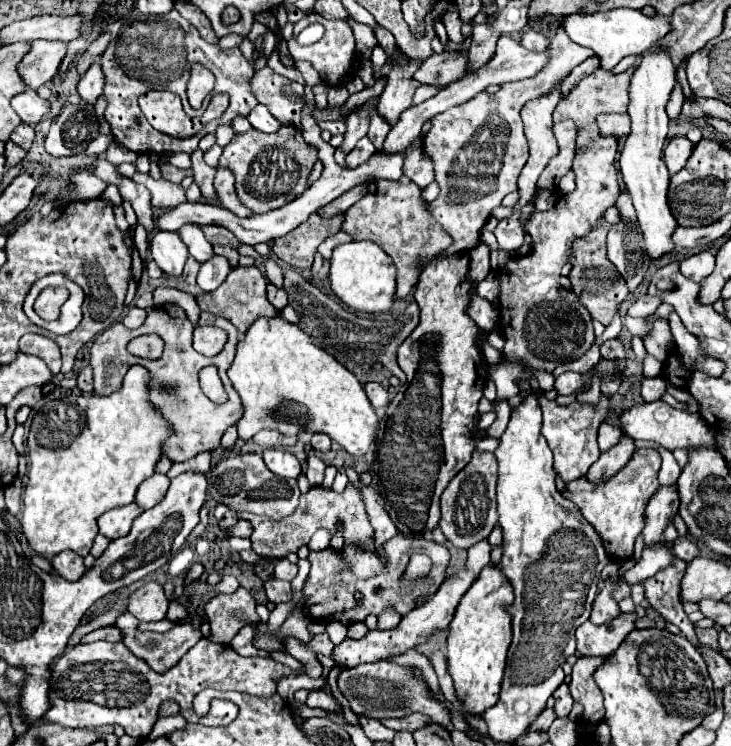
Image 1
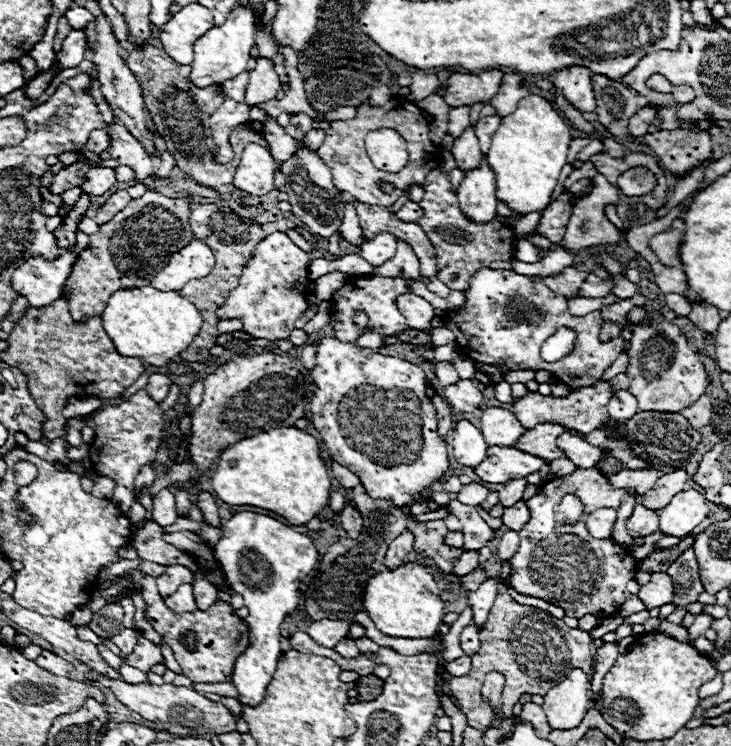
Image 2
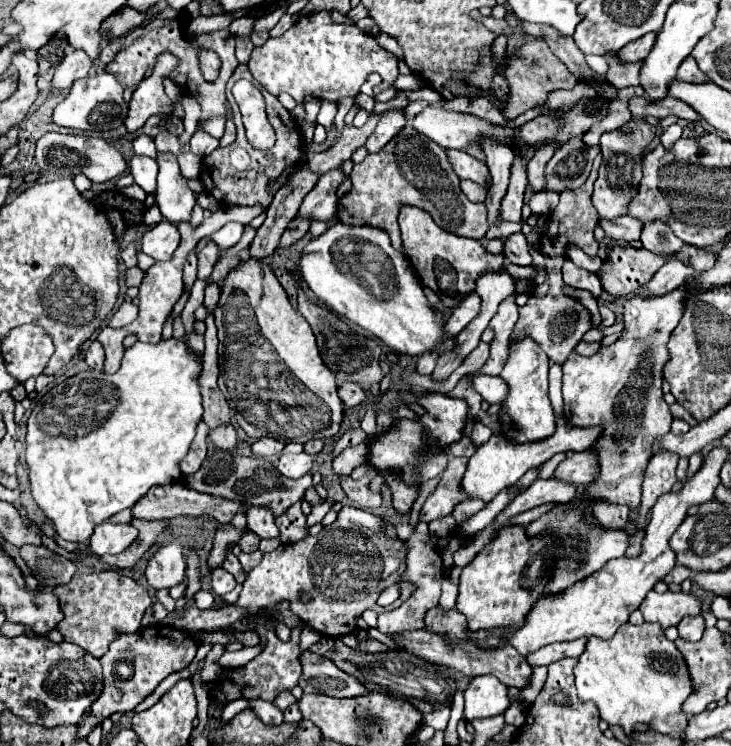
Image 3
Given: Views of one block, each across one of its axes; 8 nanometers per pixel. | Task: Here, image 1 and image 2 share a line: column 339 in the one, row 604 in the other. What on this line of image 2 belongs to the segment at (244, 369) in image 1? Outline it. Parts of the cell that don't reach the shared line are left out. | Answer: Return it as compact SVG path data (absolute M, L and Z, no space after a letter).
M408 562L394 570L376 572L364 592L364 610L380 632L398 638L432 638L446 614L432 568L424 562Z

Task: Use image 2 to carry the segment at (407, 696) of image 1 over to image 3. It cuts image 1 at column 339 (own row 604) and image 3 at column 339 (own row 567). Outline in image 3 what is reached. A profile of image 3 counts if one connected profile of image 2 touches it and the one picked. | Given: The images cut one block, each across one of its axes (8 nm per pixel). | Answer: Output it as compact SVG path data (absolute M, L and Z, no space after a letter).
M310 650L302 652L302 680L298 682L304 694L326 694L334 698L352 698L366 694L360 680L338 670L330 660Z

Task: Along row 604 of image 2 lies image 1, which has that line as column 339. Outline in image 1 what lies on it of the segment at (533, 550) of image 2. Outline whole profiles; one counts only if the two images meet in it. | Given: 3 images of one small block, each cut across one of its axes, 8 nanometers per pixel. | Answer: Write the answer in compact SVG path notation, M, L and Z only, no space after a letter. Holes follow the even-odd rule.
M396 534L392 540L384 544L388 564L382 564L382 558L376 552L356 548L356 546L344 546L342 554L336 554L334 550L326 548L320 552L310 552L308 560L312 564L310 576L304 584L304 596L306 596L306 610L310 616L318 622L332 622L338 620L346 626L352 622L362 622L368 614L382 614L384 608L396 608L402 616L418 606L420 600L430 598L434 592L438 592L440 584L446 578L446 568L450 562L450 552L446 546L436 544L430 538L416 536L416 538L406 538L402 534ZM412 554L426 554L432 560L430 572L420 578L414 584L402 584L402 574L408 566L408 560ZM356 594L362 598L356 600Z

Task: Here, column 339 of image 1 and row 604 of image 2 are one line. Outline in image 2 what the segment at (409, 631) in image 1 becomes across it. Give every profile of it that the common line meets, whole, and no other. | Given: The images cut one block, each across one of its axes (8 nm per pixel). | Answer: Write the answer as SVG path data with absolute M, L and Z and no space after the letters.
M652 572L652 580L640 588L638 598L644 602L646 610L670 604L674 598L674 584L666 572Z

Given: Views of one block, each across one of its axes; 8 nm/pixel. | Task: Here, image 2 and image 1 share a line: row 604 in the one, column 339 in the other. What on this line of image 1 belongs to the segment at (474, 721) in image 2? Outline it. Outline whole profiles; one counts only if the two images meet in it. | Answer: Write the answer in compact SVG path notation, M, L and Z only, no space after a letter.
M314 486L310 488L306 494L300 496L300 506L298 510L280 520L280 522L274 522L266 516L254 516L254 514L246 514L242 512L240 518L248 520L254 528L250 540L252 540L252 550L262 556L262 558L270 558L270 560L276 560L276 558L284 558L286 554L290 552L296 552L300 546L308 544L308 540L312 538L312 534L318 530L318 528L324 528L328 530L330 534L336 534L338 530L338 524L342 524L342 530L344 530L344 540L346 544L356 544L356 546L364 546L370 542L372 538L372 526L366 518L366 510L364 510L364 504L362 504L362 498L360 498L360 492L354 488L354 486L346 486L346 490L342 494L336 494L334 490L326 490L322 486Z

